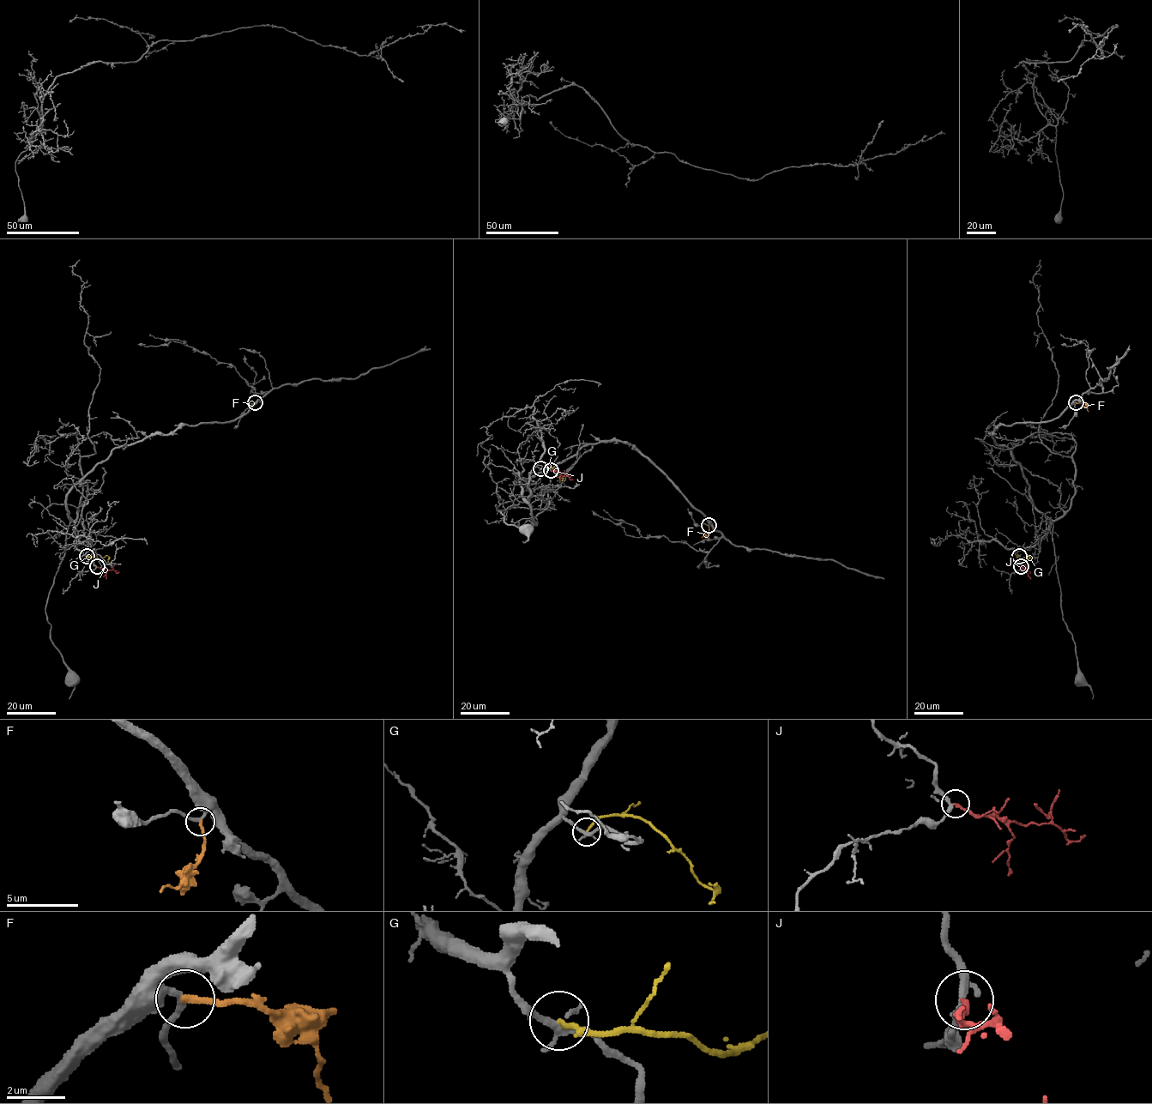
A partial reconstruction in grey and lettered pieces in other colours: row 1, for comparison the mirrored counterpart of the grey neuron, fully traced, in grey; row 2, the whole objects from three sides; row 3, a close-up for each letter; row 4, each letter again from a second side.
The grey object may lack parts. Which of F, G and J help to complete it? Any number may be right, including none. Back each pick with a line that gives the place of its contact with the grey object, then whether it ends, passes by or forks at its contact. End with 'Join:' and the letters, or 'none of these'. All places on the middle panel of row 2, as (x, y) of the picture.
J: meets grey at (551, 470); it ends there
Join: J

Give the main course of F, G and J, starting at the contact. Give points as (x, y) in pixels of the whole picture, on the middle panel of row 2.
F: (708, 526), (708, 532), (702, 537)
G: (540, 468), (551, 467), (562, 480)
J: (551, 471), (573, 479)

